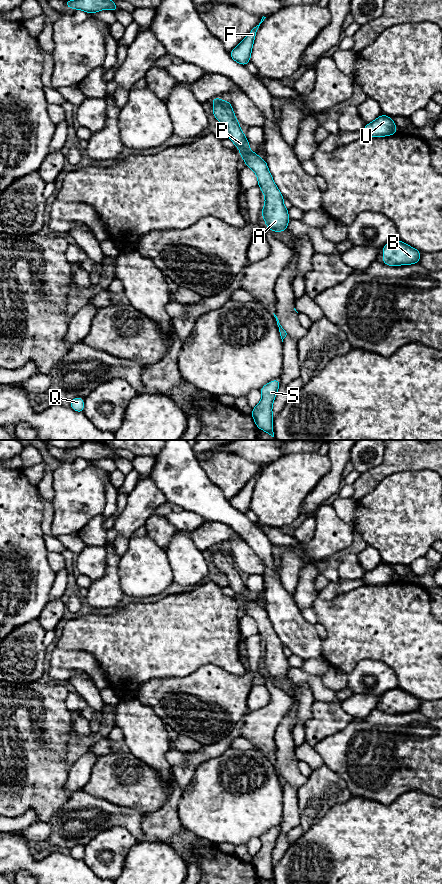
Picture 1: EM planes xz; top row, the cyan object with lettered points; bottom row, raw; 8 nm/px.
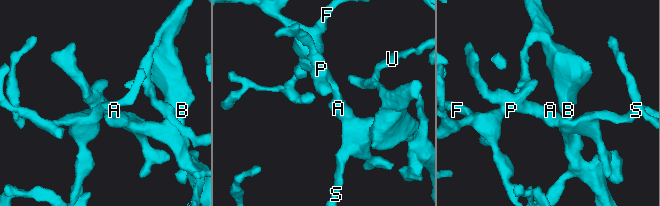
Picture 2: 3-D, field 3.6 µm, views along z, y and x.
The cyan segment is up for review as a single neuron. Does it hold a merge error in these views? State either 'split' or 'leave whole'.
leave whole

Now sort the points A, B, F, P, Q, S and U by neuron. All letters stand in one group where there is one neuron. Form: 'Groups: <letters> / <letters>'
Groups: A B F P Q S U

